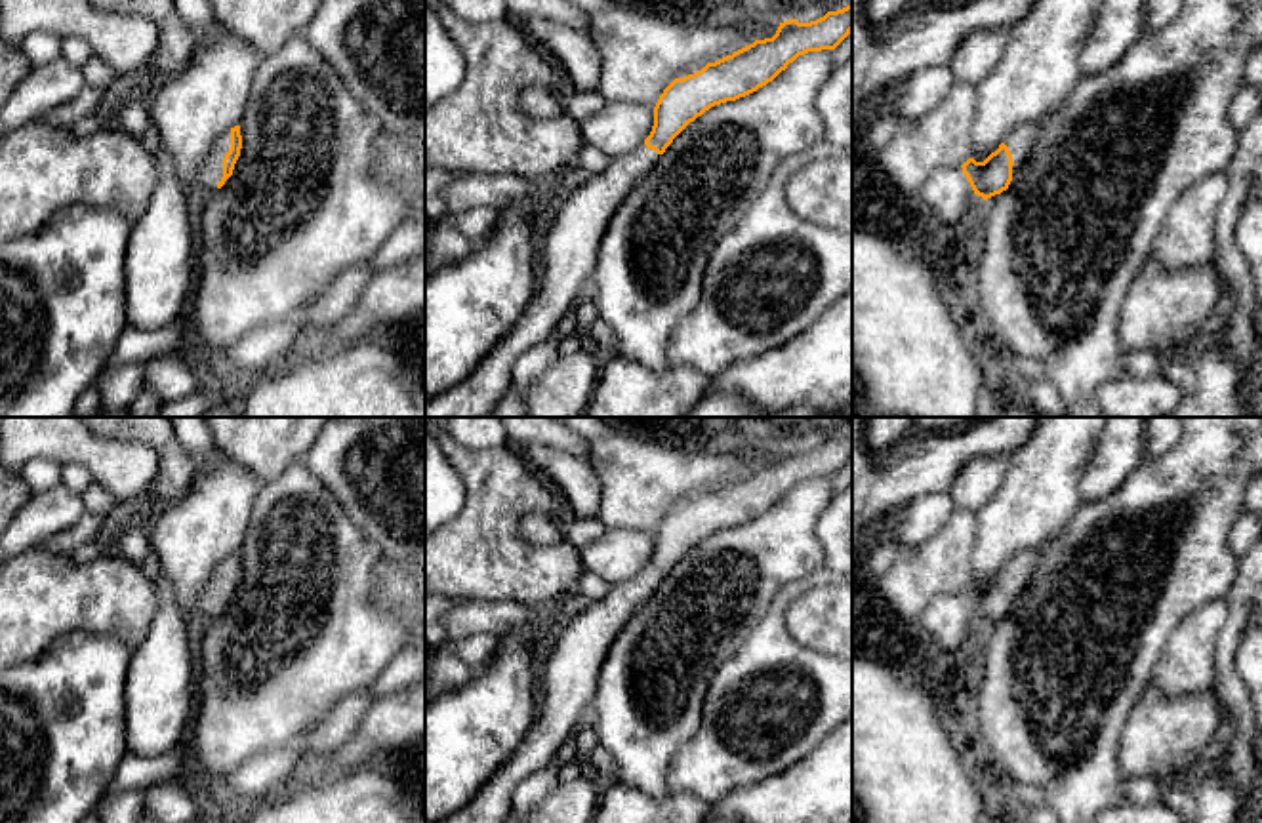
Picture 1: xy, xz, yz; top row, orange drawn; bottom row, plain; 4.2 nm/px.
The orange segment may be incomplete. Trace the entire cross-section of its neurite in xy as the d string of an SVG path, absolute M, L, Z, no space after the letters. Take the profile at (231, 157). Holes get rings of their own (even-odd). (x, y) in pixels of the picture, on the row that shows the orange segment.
M234 126L215 143L210 156L200 168L202 192L210 192L225 185L225 181L233 175L234 164L240 156L240 149L240 126Z

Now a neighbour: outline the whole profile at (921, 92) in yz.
M947 65L923 69L890 93L886 107L900 118L921 118L947 97L953 84Z

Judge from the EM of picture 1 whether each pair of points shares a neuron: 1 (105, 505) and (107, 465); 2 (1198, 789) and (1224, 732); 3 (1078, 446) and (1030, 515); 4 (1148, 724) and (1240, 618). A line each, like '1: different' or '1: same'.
1: different
2: same
3: same
4: different

